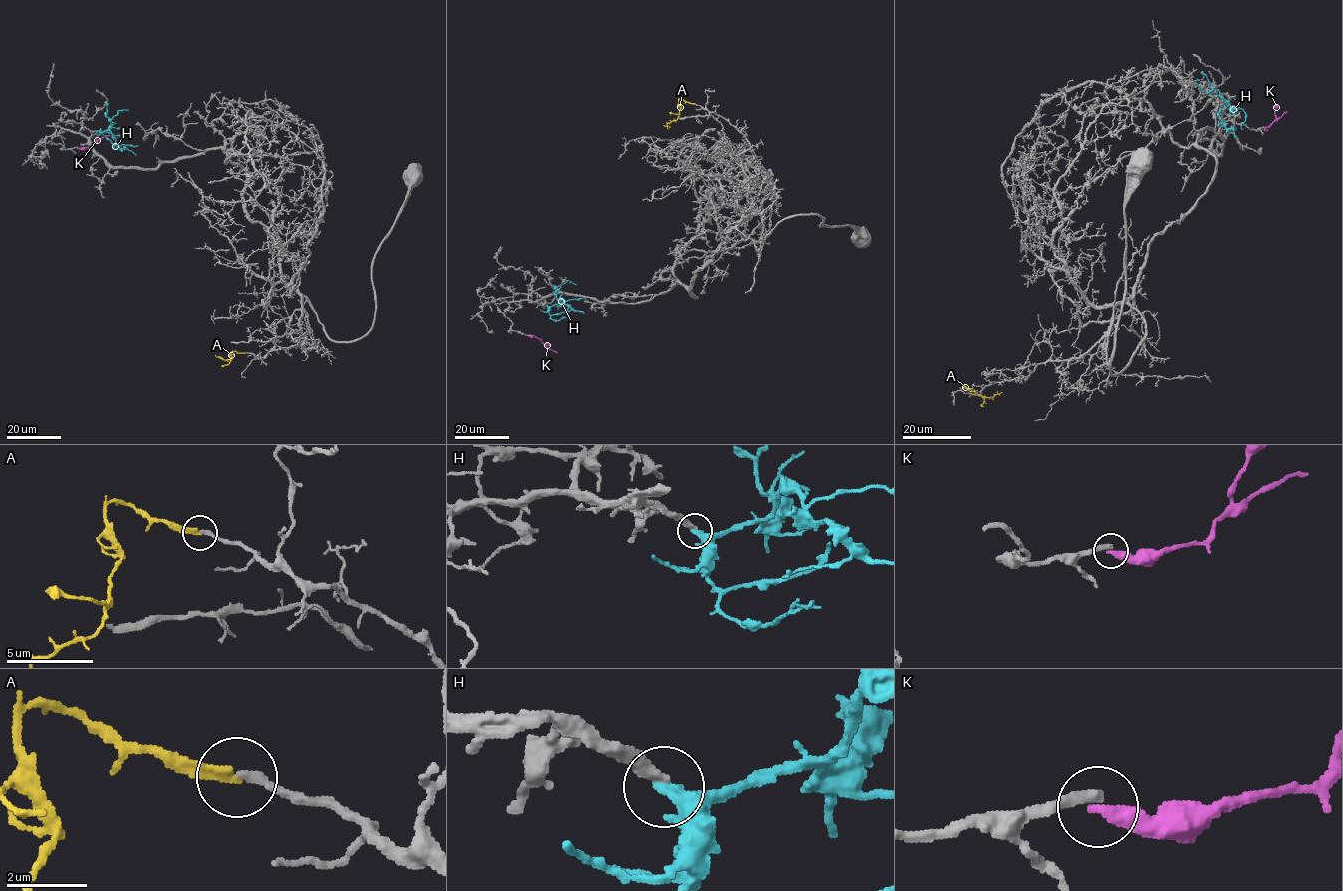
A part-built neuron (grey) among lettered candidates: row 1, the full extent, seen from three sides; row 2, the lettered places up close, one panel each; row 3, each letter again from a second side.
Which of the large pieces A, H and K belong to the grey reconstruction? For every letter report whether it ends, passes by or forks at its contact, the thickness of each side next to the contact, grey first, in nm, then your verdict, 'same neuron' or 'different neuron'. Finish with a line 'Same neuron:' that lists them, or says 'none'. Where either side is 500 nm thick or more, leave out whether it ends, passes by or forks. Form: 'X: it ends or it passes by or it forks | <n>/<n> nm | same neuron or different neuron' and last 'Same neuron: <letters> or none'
A: it ends | 220/240 nm | same neuron
H: it ends | 320/440 nm | same neuron
K: it ends | 220/320 nm | different neuron
Same neuron: A, H

